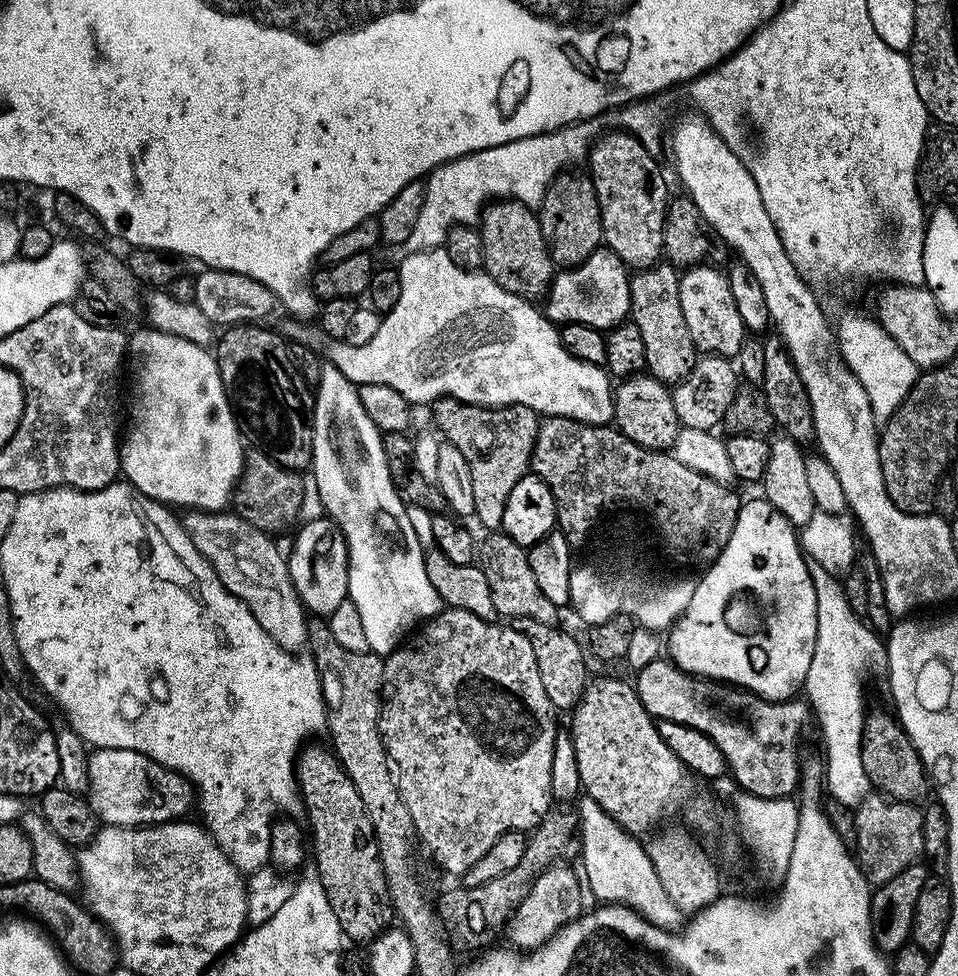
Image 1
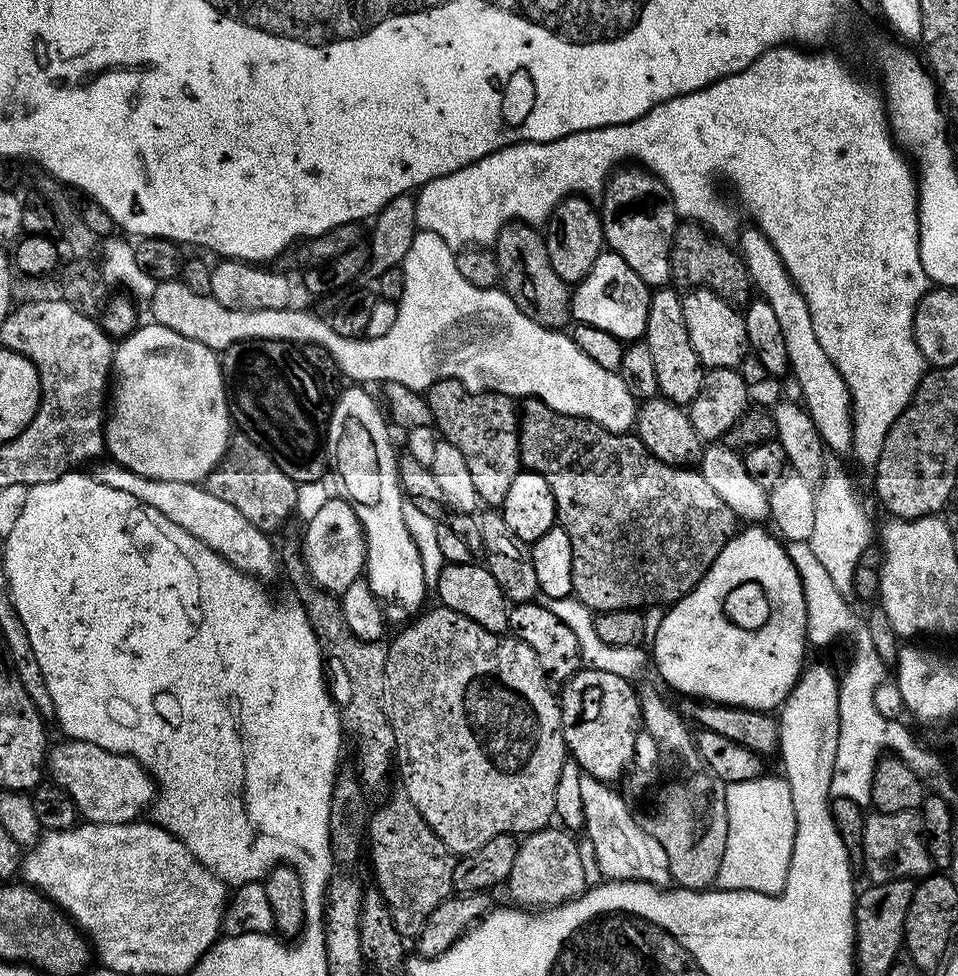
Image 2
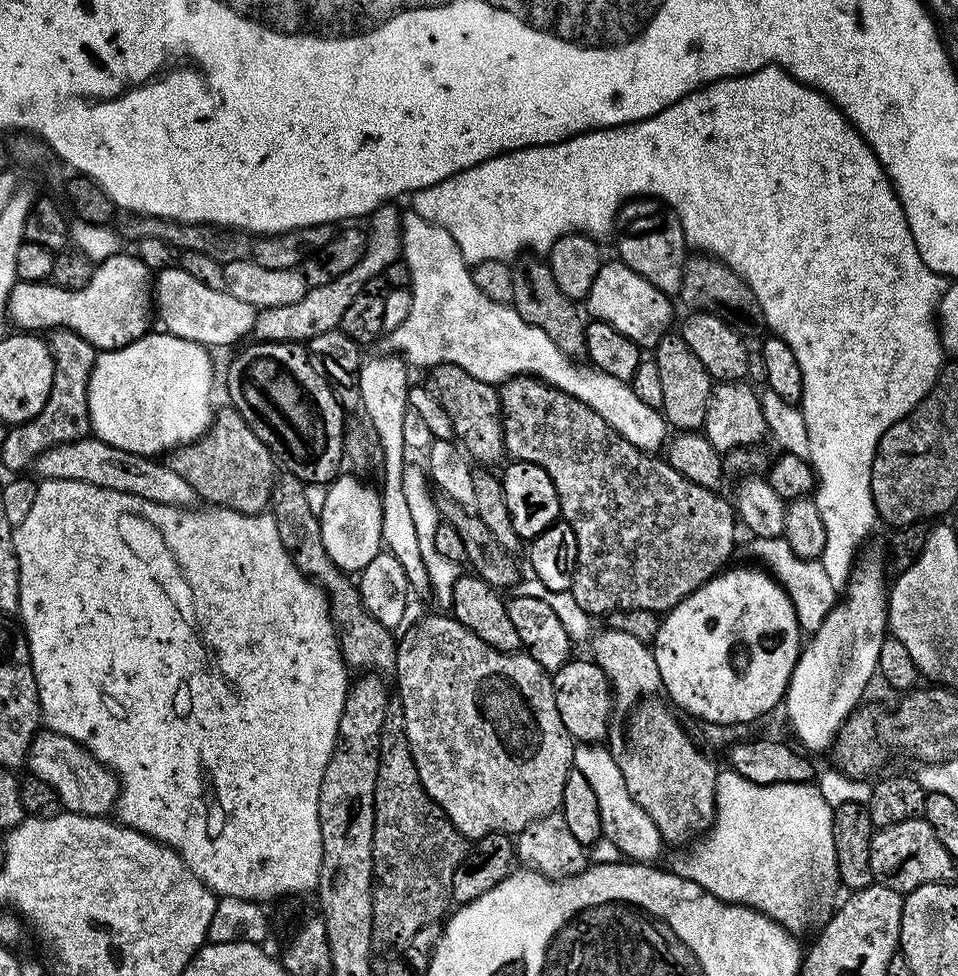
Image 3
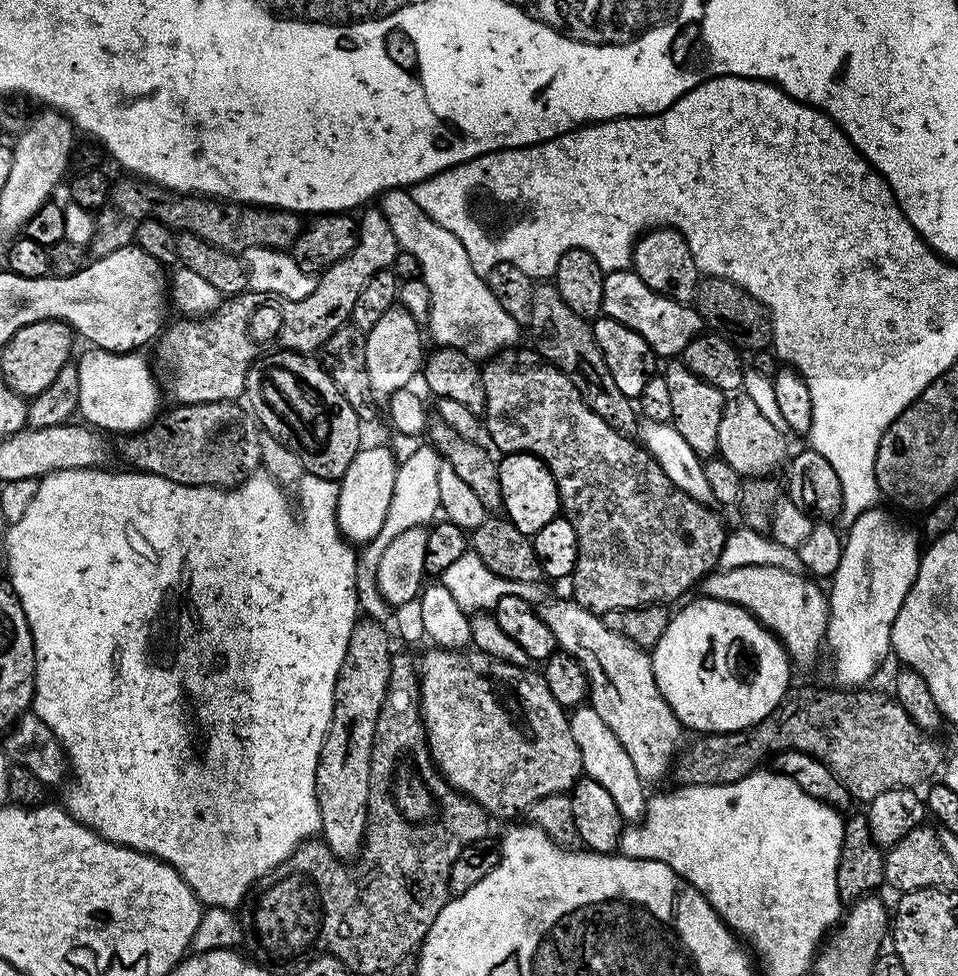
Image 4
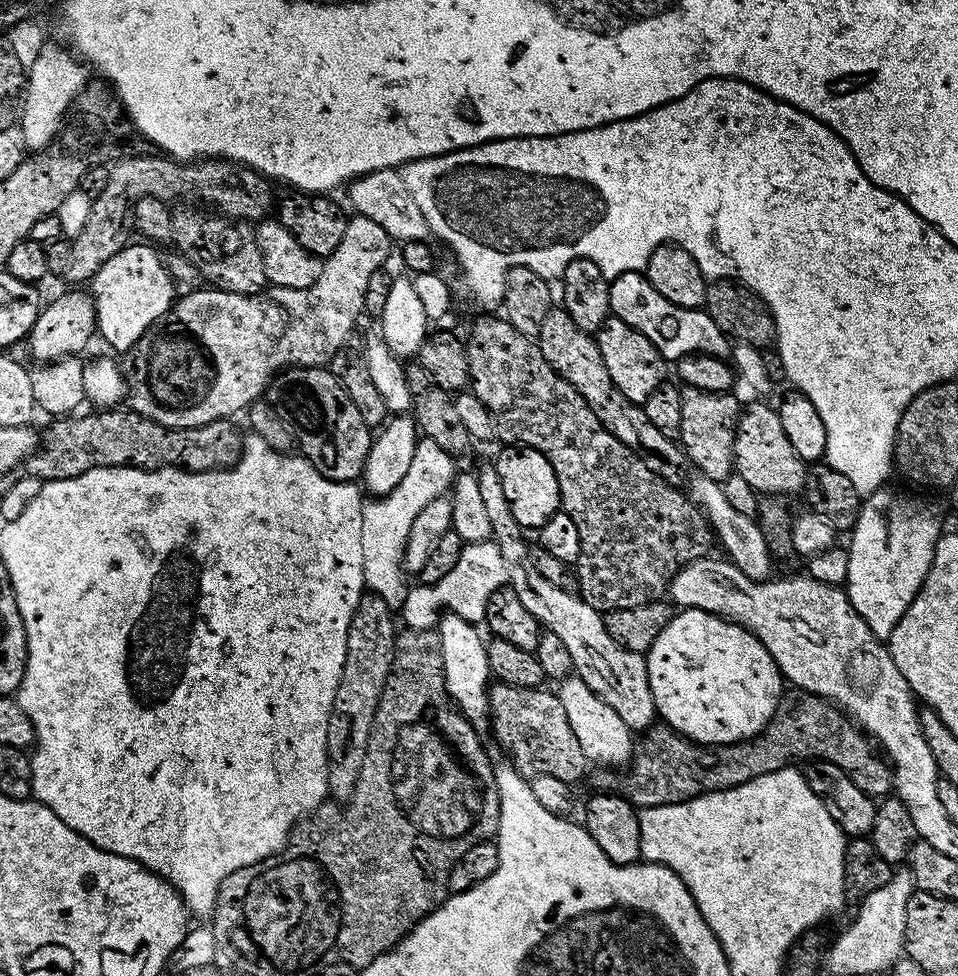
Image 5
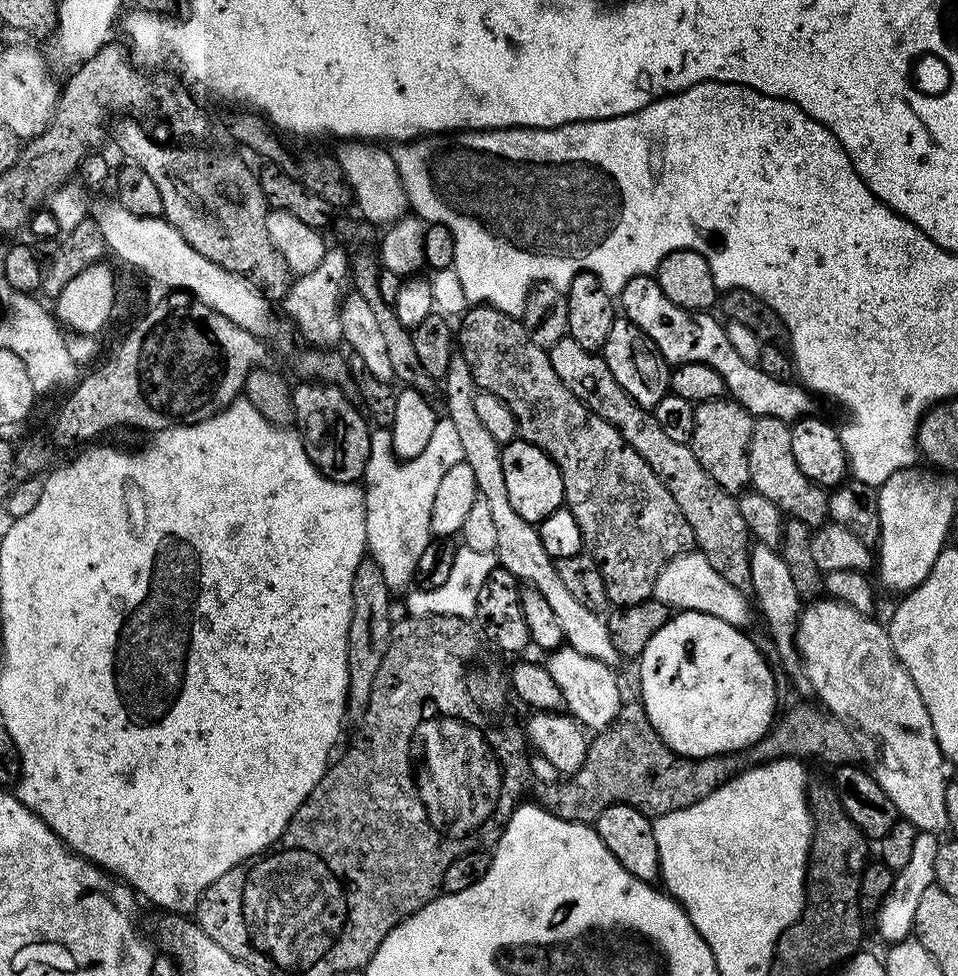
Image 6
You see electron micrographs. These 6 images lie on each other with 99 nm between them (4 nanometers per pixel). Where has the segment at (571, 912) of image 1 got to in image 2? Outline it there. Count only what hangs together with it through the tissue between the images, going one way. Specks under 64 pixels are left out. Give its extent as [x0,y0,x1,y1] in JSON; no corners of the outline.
[506,826,588,910]

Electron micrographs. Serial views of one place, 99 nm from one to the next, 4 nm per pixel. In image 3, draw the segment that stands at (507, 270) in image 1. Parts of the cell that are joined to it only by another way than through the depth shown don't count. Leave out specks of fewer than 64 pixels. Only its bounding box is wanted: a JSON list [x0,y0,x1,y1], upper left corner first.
[511,258,586,358]

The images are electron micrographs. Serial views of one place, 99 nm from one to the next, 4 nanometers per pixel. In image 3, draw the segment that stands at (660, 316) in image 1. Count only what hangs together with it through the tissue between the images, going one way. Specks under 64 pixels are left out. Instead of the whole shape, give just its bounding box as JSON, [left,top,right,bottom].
[654,334,713,432]

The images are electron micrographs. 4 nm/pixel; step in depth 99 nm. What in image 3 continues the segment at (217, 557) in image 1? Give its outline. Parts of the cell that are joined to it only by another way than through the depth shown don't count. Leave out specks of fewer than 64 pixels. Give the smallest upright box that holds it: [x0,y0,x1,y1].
[34,434,198,506]

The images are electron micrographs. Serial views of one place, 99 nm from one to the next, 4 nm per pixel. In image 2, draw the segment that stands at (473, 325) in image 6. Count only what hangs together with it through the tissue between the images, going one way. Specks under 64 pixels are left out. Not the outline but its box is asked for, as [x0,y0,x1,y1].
[518,398,738,614]

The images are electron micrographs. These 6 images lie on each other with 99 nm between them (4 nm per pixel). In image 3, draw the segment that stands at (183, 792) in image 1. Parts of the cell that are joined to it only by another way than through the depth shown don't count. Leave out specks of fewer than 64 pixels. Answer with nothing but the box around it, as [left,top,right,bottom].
[26,730,120,816]

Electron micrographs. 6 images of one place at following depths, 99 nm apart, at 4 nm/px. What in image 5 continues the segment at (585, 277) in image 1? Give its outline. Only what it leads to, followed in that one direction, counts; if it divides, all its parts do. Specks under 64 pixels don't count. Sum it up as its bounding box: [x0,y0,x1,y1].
[610,272,730,362]

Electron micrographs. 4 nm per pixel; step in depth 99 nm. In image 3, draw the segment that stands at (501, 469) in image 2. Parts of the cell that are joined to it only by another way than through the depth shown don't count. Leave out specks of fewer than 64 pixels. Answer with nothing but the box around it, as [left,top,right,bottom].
[426,364,505,466]

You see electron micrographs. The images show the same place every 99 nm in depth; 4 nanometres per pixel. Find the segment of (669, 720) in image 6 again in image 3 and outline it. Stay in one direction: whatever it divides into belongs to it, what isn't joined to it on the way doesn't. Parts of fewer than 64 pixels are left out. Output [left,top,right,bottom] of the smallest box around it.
[651,567,802,726]

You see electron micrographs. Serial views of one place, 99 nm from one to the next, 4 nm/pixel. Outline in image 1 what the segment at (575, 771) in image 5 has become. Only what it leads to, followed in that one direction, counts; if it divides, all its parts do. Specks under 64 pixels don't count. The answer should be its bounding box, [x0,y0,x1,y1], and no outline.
[380,607,558,878]

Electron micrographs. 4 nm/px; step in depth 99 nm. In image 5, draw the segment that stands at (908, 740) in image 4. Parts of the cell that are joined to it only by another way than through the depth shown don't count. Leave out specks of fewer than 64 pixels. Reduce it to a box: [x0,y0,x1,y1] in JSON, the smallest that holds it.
[619,690,893,809]

